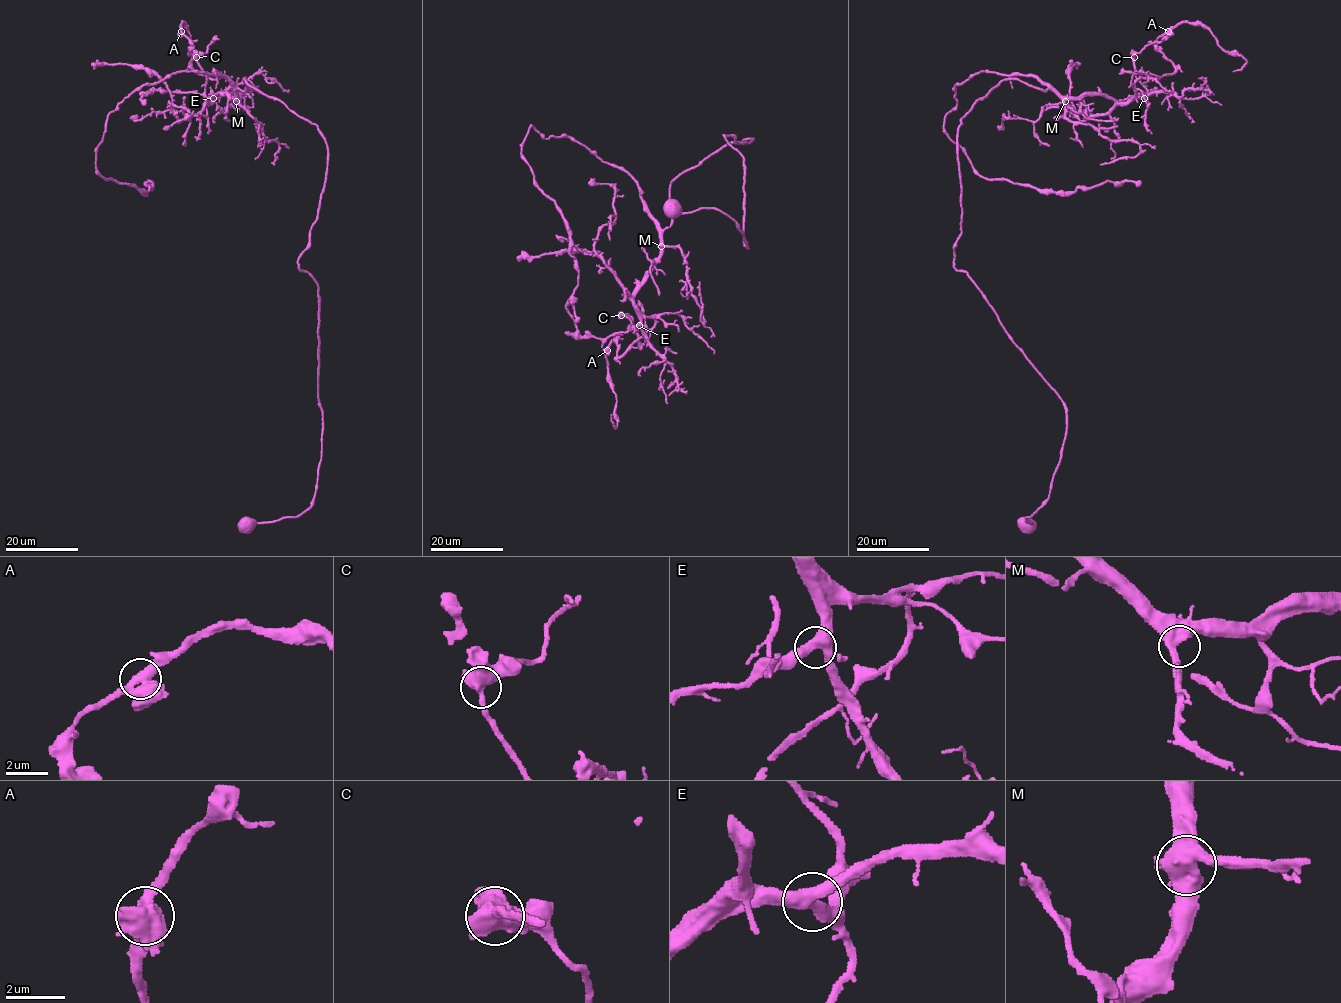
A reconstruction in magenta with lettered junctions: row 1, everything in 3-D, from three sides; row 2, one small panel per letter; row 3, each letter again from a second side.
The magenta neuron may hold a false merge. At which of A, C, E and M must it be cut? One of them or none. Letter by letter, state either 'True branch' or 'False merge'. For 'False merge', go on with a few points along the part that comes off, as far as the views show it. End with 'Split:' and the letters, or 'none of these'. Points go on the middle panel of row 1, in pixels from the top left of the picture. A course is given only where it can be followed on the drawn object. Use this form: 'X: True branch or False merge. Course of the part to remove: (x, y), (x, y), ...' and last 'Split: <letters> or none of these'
A: True branch
C: True branch
E: True branch
M: True branch
Split: none of these

